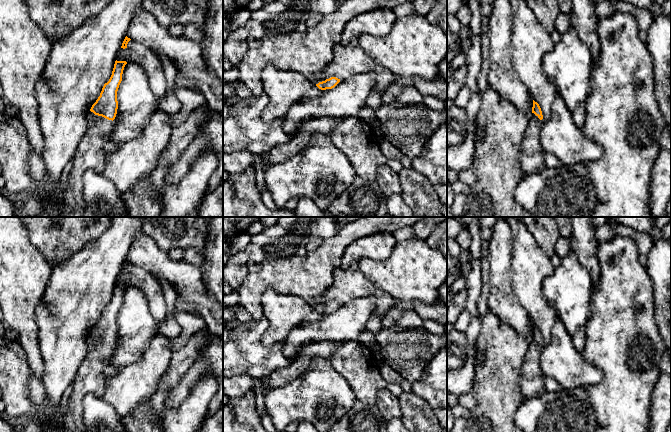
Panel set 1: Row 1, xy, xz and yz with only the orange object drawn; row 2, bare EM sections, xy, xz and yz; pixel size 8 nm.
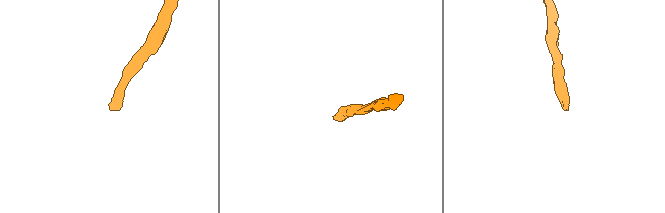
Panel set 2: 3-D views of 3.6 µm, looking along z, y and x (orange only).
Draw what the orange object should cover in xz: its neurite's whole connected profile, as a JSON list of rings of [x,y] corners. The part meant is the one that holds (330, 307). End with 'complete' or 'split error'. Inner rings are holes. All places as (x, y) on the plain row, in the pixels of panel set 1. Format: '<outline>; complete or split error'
[[[317,298],[309,299],[307,302],[321,314],[332,313],[340,306],[336,301],[324,304]]]; split error

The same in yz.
[[[533,324],[532,338],[528,341],[528,349],[524,357],[520,373],[520,390],[522,401],[546,392],[544,374],[539,365],[539,356],[543,349],[543,339],[537,326]]]; split error

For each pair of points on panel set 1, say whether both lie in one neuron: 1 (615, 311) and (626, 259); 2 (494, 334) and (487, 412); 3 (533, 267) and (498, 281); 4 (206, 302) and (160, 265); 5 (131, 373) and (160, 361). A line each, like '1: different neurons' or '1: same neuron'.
1: same neuron
2: same neuron
3: different neurons
4: same neuron
5: same neuron

